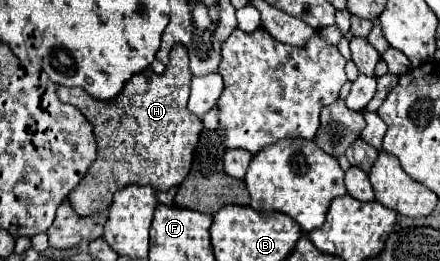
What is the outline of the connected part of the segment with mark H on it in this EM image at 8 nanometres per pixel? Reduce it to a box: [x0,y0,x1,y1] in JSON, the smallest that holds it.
[57,44,203,216]

